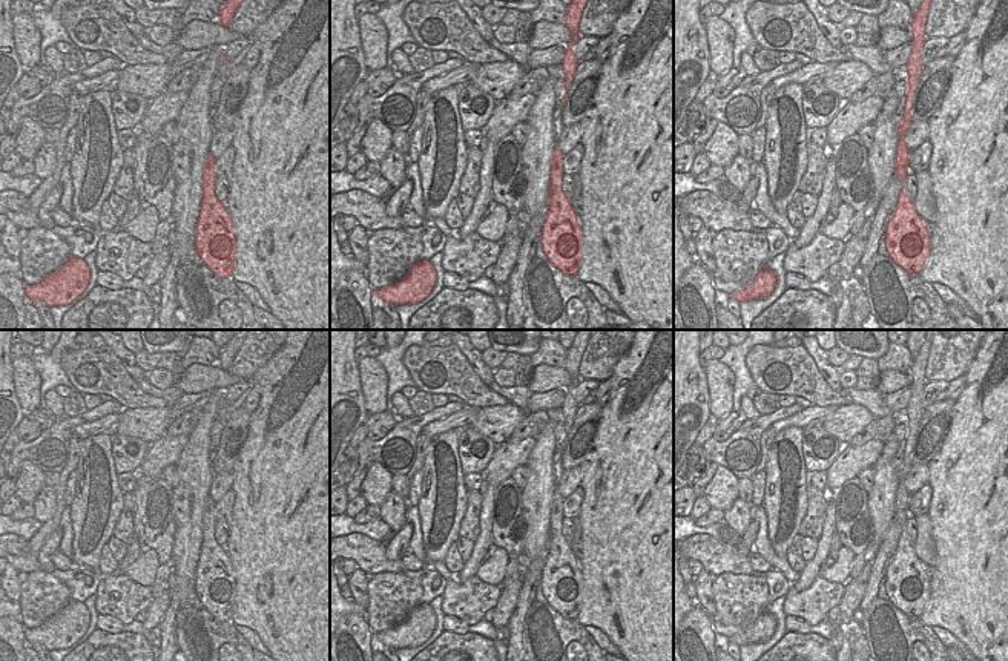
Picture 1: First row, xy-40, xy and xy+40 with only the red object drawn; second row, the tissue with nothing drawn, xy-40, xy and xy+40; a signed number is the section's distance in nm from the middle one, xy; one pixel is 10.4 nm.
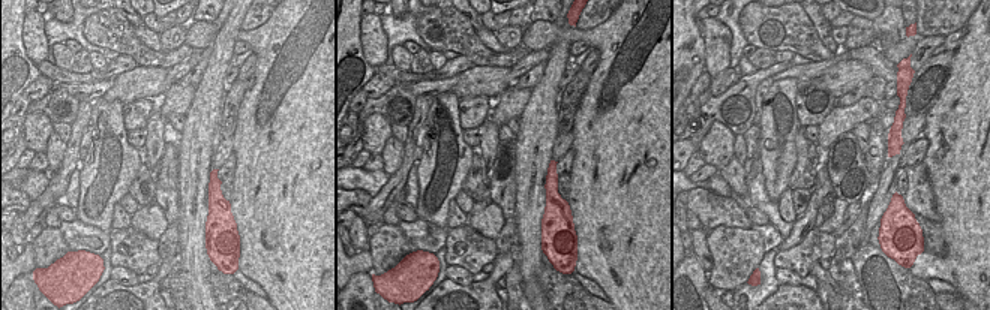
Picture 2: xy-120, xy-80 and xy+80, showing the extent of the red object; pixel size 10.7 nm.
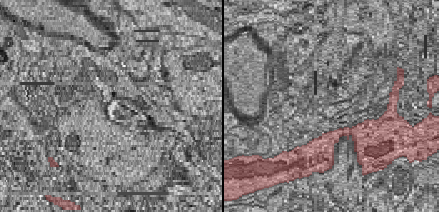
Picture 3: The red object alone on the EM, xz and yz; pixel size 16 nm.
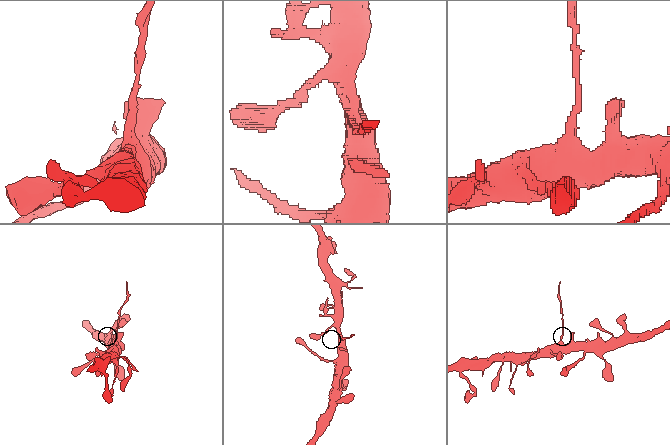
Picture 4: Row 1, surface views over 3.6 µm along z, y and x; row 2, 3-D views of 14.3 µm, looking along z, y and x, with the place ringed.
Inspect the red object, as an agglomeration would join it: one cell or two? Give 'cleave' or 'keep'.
cleave

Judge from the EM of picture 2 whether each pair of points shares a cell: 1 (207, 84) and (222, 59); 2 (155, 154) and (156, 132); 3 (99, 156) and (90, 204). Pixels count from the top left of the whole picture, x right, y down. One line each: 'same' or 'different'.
1: same
2: same
3: same

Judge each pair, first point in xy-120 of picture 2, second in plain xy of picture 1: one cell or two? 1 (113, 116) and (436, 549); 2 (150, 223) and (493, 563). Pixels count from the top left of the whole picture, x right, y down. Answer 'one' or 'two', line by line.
1: one
2: one

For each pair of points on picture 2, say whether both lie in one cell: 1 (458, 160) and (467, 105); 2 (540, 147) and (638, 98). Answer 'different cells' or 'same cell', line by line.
1: different cells
2: different cells

